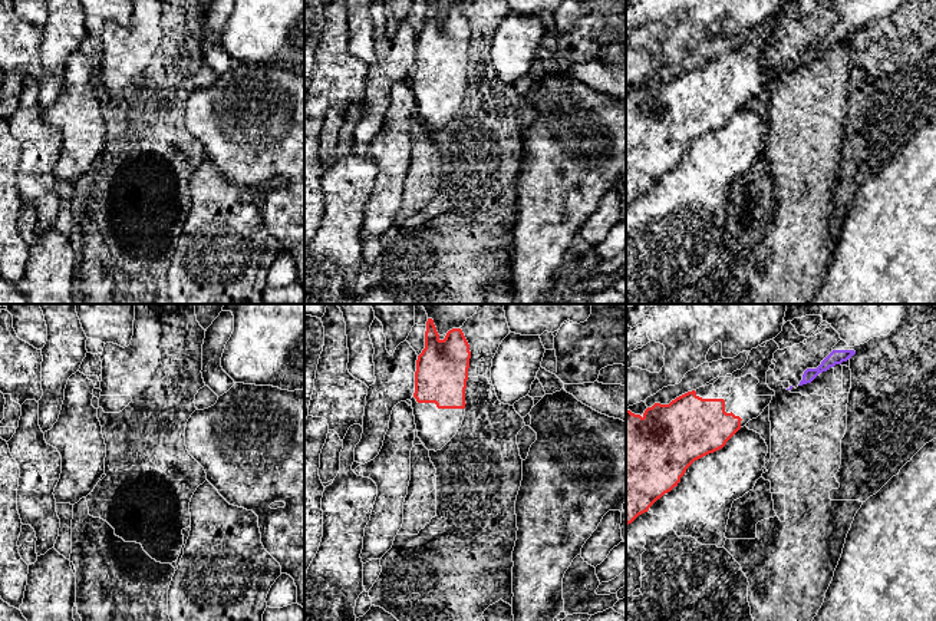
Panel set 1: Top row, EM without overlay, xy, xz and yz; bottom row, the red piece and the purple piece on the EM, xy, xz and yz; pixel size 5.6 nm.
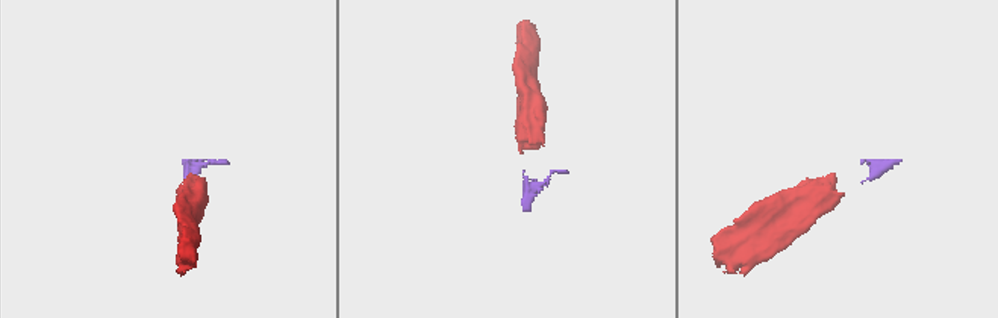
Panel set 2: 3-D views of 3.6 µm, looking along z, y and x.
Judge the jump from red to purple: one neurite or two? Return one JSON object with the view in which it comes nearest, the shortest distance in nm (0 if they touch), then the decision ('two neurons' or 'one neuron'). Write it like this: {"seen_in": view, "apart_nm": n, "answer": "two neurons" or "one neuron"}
{"seen_in": "yz", "apart_nm": 300, "answer": "one neuron"}

